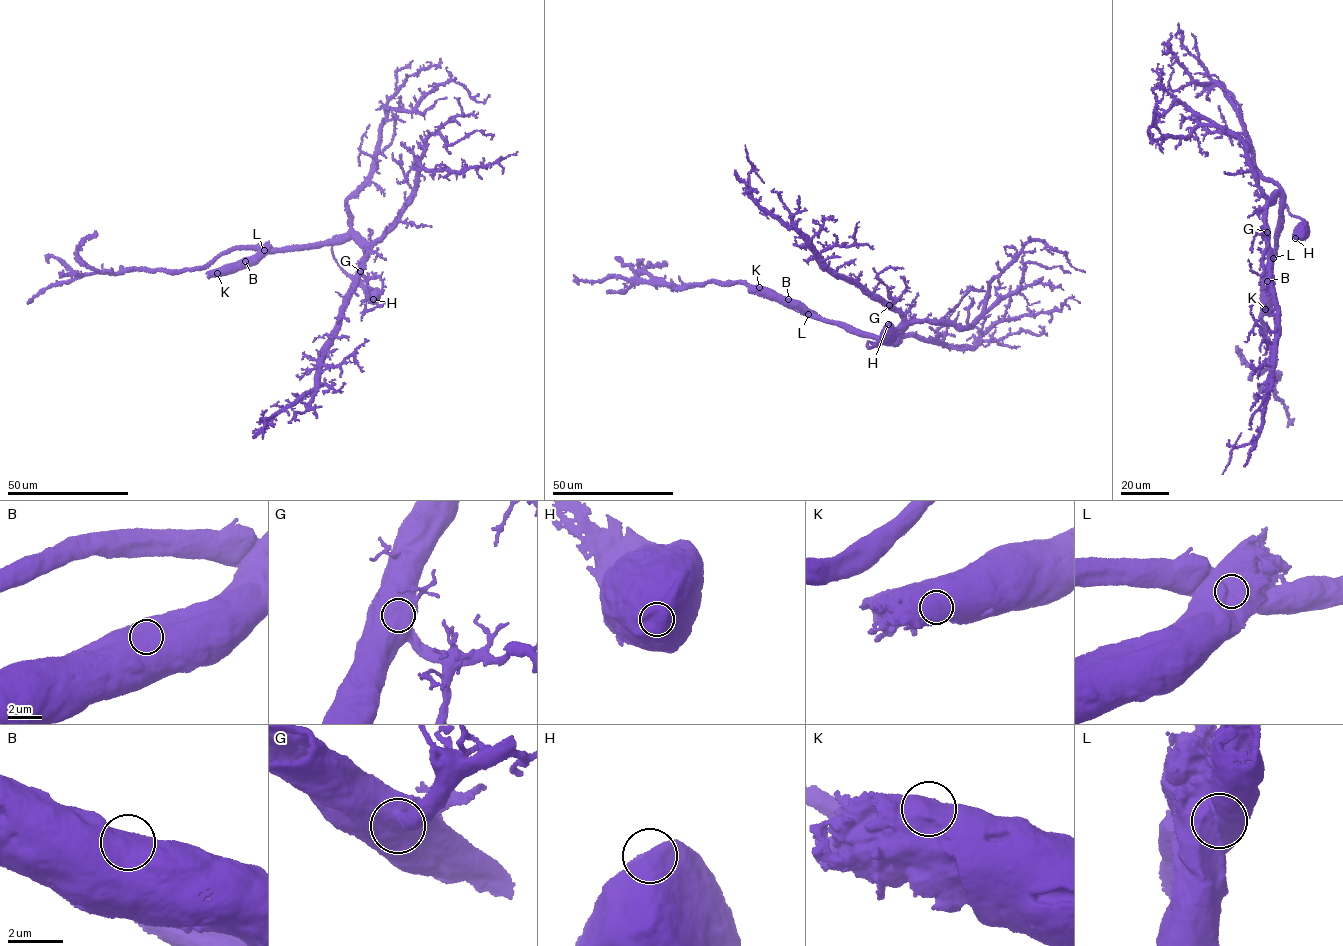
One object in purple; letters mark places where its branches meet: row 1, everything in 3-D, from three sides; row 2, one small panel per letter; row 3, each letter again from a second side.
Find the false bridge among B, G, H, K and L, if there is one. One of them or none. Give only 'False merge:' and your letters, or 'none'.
False merge: L

